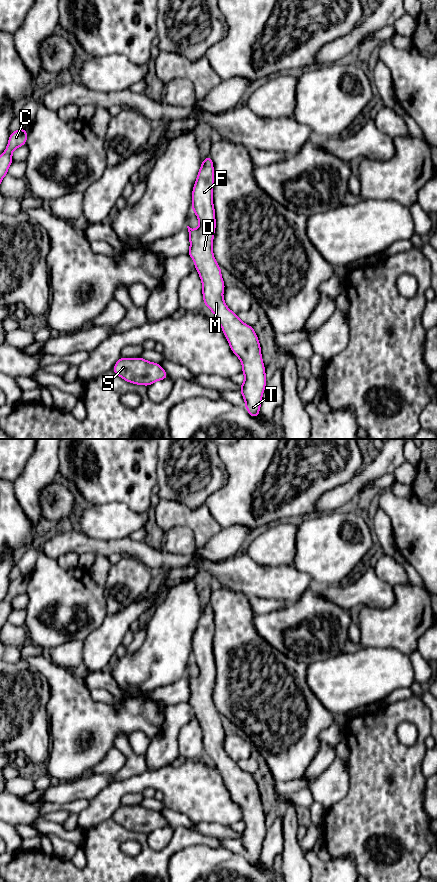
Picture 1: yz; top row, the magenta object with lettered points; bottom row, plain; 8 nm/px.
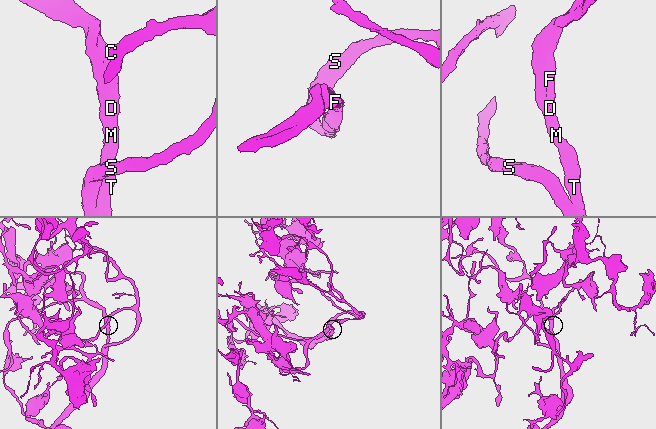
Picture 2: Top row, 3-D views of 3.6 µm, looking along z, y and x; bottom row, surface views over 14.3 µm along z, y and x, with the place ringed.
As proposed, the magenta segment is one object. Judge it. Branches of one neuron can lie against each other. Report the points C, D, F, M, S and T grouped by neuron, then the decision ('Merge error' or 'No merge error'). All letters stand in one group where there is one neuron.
Groups: C D F M S T. No merge error

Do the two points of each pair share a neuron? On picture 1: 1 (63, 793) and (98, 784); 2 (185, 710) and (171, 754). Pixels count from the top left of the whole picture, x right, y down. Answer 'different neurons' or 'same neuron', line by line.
1: same neuron
2: same neuron

